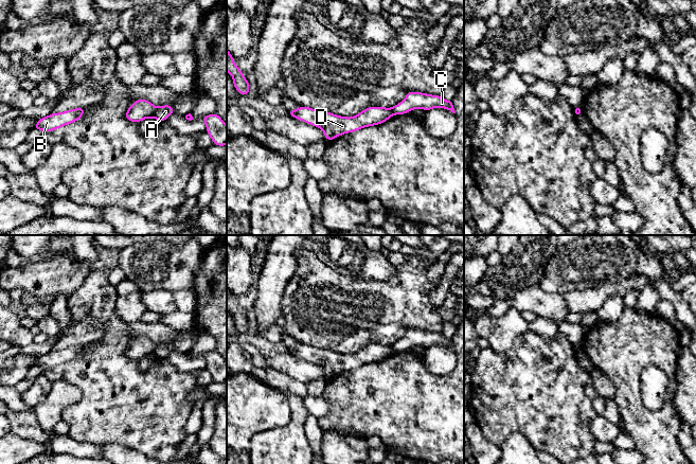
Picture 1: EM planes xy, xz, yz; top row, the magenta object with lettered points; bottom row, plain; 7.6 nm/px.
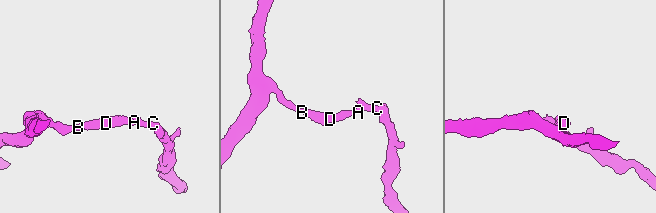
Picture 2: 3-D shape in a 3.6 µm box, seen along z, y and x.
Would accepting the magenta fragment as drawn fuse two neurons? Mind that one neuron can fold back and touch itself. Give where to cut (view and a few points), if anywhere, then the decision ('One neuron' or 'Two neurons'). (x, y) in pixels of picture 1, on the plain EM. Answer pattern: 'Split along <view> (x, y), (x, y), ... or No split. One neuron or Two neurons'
Split along xy (157, 344), (154, 354). Two neurons

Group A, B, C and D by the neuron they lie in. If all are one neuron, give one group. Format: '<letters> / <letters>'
A C / B D

